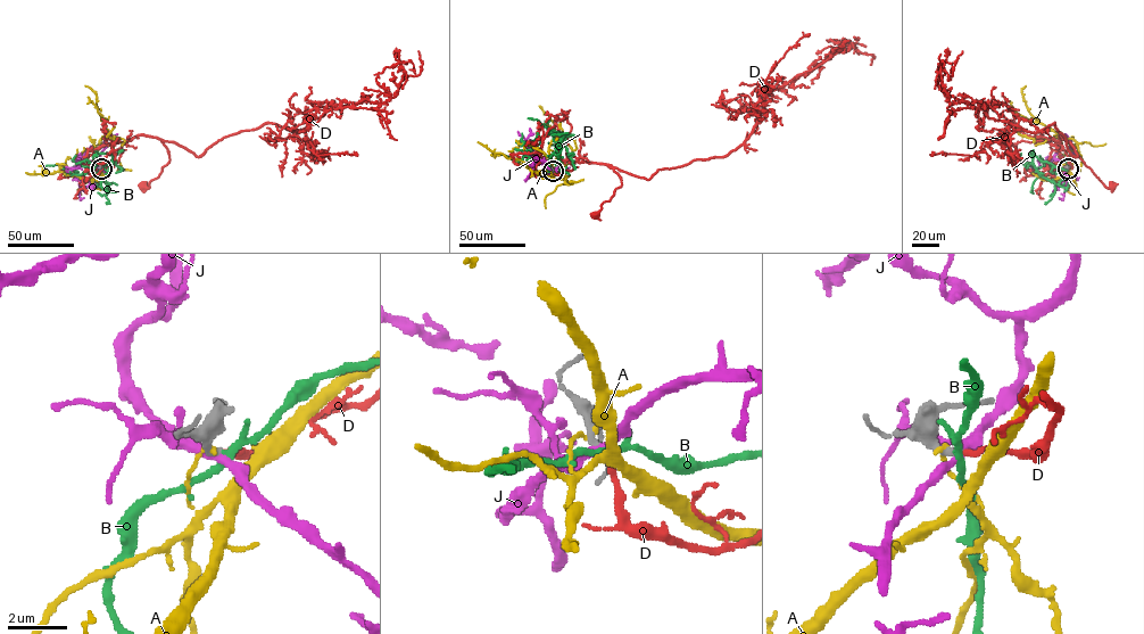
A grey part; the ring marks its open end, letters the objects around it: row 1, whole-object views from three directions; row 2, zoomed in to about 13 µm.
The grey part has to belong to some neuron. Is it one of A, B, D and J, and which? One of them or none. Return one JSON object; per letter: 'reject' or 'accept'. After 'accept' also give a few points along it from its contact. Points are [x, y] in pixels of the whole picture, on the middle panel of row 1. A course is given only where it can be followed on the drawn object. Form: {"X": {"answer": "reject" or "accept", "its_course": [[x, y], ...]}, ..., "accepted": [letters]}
{"A": {"answer": "reject"}, "B": {"answer": "reject"}, "D": {"answer": "accept", "its_course": [[553, 171], [556, 174], [571, 171], [575, 162], [612, 167], [621, 186], [595, 213]]}, "J": {"answer": "reject"}, "accepted": ["D"]}

